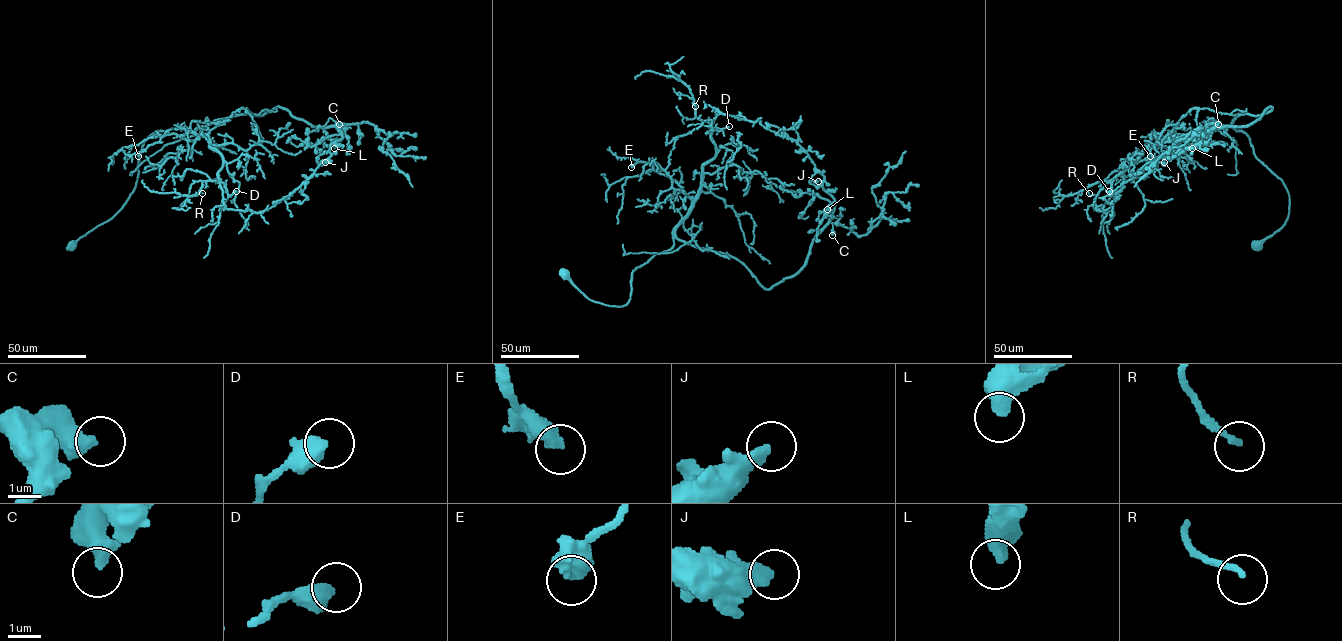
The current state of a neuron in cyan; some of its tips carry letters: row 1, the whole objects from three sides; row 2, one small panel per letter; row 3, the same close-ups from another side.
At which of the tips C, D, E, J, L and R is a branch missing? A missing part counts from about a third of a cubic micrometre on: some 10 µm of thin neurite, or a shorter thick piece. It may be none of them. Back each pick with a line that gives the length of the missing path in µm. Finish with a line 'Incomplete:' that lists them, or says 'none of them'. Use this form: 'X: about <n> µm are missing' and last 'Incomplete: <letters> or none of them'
E: about 35 µm are missing
Incomplete: E

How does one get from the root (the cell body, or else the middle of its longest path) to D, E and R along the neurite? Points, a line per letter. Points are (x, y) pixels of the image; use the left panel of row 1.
D: (71, 247), (125, 202), (142, 145), (158, 131), (180, 125), (205, 135), (222, 158), (227, 193), (236, 191)
E: (71, 247), (127, 200), (149, 136), (179, 125), (198, 136), (186, 140), (165, 135), (138, 156)
R: (71, 247), (125, 202), (142, 145), (158, 131), (186, 127), (220, 155), (218, 179), (203, 181), (202, 193)

